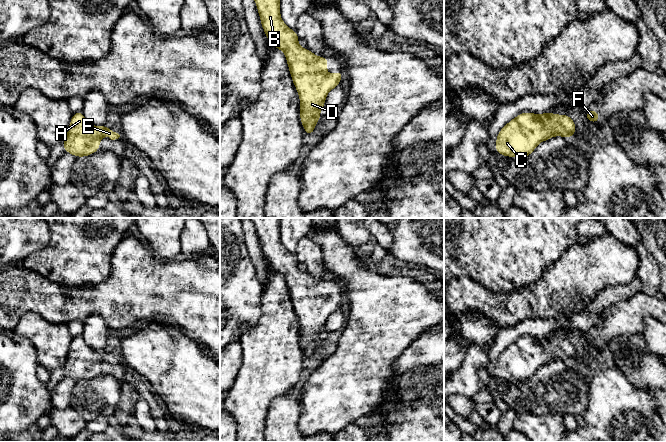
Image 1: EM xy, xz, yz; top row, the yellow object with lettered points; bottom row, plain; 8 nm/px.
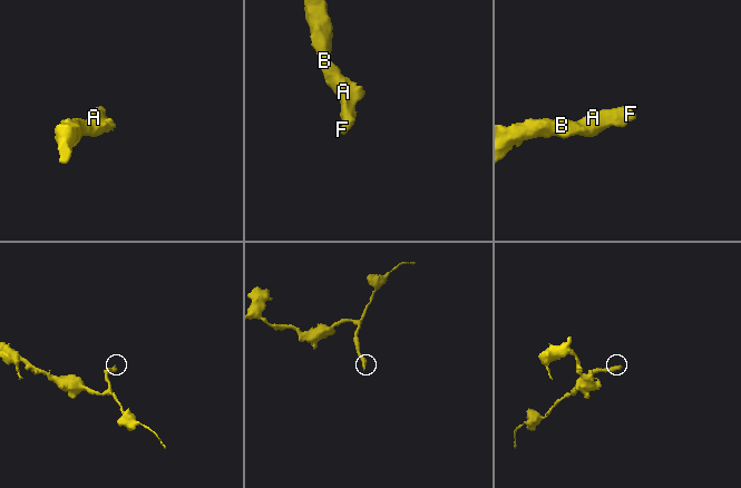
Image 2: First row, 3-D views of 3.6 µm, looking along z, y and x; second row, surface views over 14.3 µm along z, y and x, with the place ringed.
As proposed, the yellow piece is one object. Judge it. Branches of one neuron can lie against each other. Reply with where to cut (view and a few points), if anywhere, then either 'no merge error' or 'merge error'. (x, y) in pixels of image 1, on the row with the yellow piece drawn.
no cut | no merge error

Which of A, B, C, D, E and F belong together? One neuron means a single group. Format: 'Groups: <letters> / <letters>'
Groups: A B C D E F

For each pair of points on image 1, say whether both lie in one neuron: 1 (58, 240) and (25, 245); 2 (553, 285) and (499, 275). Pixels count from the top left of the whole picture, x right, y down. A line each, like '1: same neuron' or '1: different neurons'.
1: different neurons
2: different neurons

